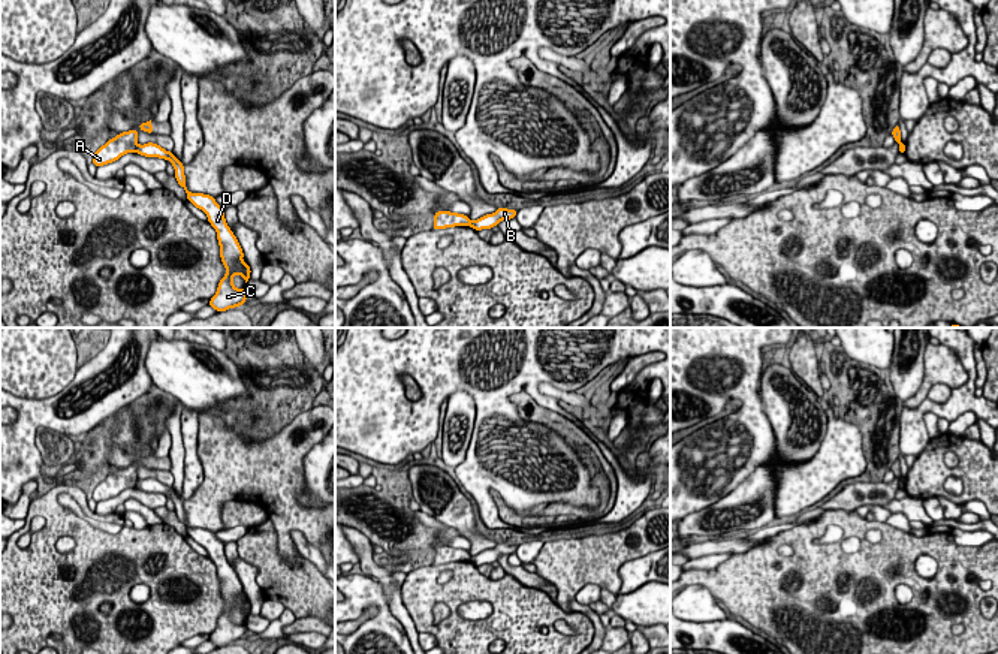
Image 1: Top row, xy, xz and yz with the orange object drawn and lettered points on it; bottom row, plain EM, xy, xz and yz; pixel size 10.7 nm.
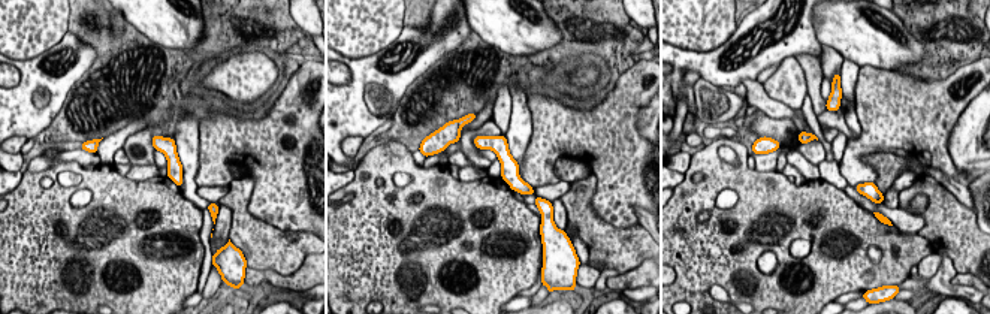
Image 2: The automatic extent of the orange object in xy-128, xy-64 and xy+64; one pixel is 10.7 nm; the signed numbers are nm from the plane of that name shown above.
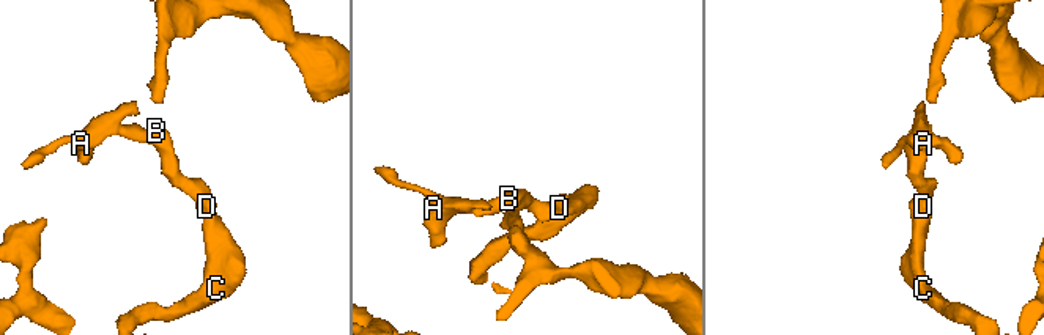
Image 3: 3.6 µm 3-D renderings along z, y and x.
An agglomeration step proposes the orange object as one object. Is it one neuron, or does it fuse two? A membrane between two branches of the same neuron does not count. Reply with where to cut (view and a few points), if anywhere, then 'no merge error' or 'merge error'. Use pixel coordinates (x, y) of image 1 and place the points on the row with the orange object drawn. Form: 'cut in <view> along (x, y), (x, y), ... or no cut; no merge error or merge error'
cut in xy along (138, 145), (133, 151); merge error

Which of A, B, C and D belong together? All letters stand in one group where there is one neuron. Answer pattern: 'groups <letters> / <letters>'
groups A / B C D

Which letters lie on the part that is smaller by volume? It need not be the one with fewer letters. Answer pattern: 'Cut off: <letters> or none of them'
Cut off: A

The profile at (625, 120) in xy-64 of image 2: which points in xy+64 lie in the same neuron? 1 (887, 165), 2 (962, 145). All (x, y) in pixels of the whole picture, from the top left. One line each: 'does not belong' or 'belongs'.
1: does not belong
2: does not belong

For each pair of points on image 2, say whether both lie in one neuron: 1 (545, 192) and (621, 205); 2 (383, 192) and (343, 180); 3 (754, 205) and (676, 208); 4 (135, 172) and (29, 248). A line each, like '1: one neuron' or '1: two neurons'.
1: two neurons
2: two neurons
3: one neuron
4: two neurons

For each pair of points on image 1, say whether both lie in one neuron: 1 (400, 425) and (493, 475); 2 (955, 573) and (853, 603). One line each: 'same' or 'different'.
1: same
2: same

